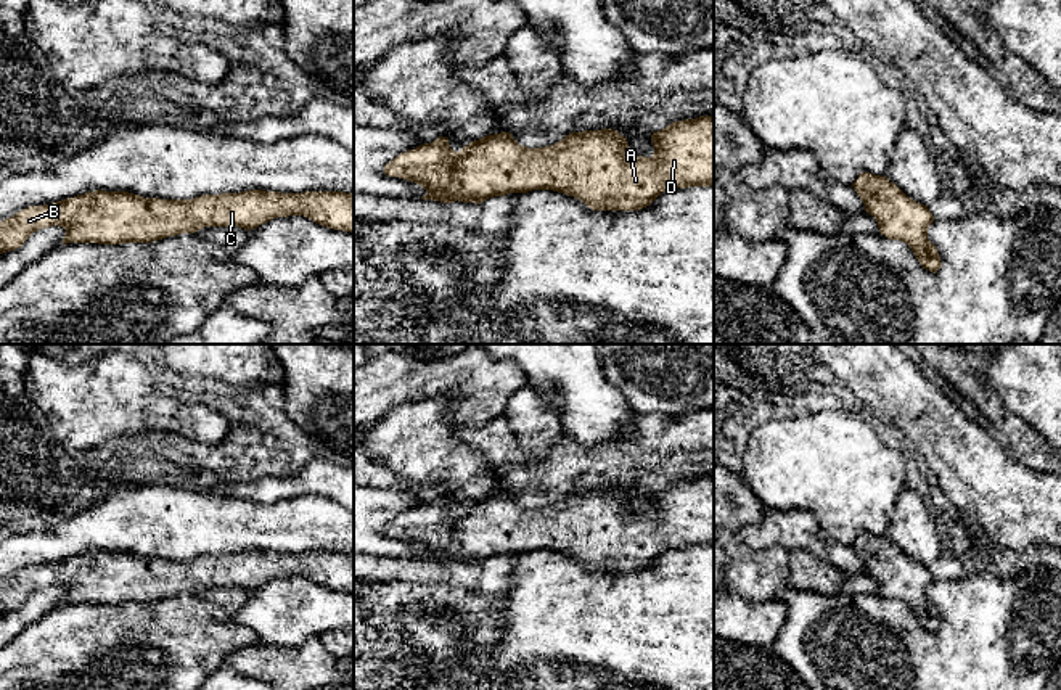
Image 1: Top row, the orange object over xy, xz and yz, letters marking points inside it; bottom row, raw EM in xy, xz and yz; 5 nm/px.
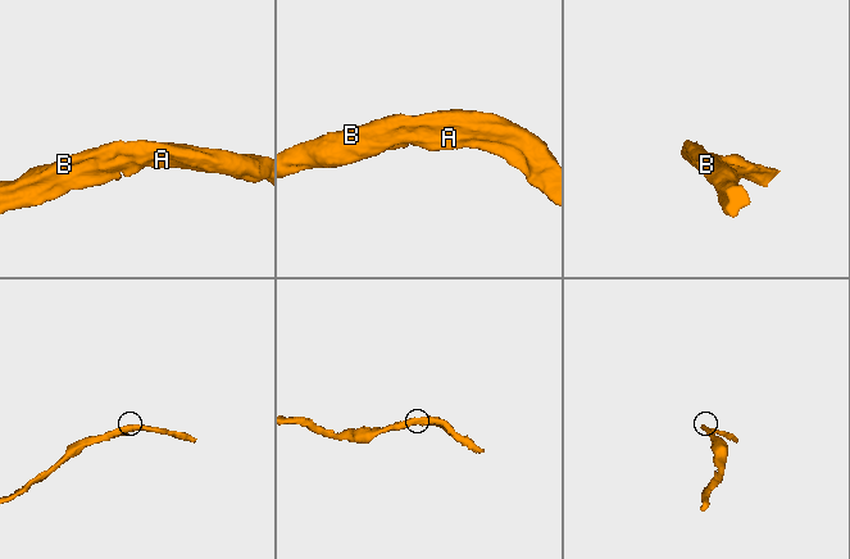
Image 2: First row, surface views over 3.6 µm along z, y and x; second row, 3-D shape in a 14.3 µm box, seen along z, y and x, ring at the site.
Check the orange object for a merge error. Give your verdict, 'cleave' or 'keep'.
keep

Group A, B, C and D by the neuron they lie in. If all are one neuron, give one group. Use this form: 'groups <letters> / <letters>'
groups A B C D

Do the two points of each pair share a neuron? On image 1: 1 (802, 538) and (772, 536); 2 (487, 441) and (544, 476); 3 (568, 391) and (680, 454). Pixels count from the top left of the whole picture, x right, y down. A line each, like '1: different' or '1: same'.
1: same
2: same
3: different

